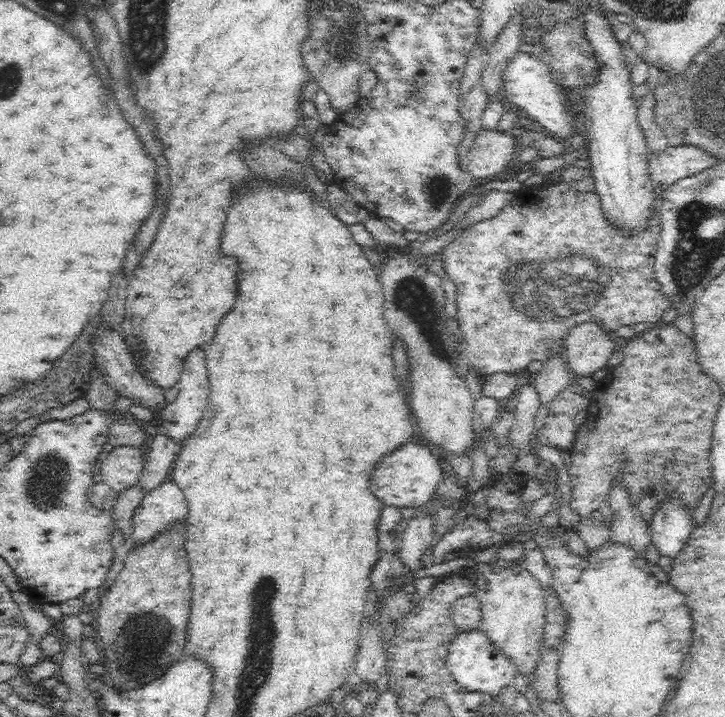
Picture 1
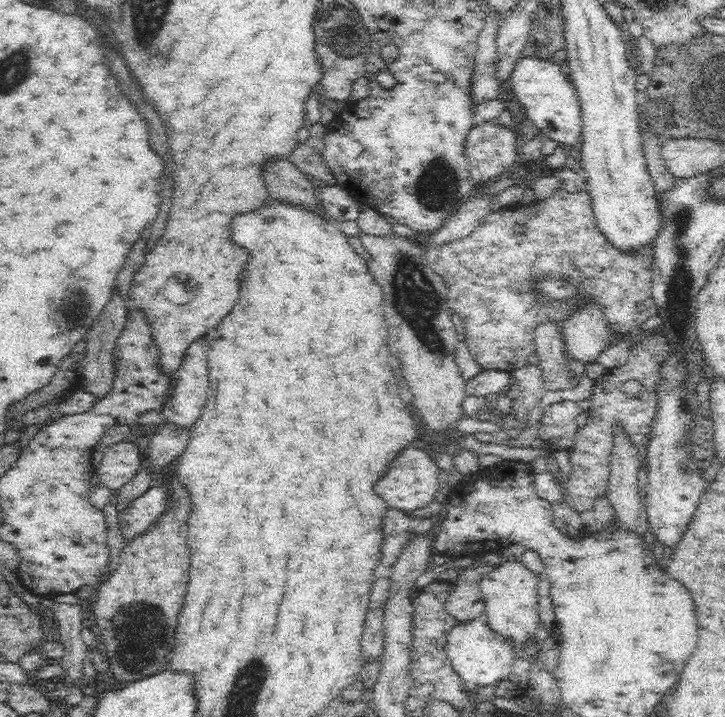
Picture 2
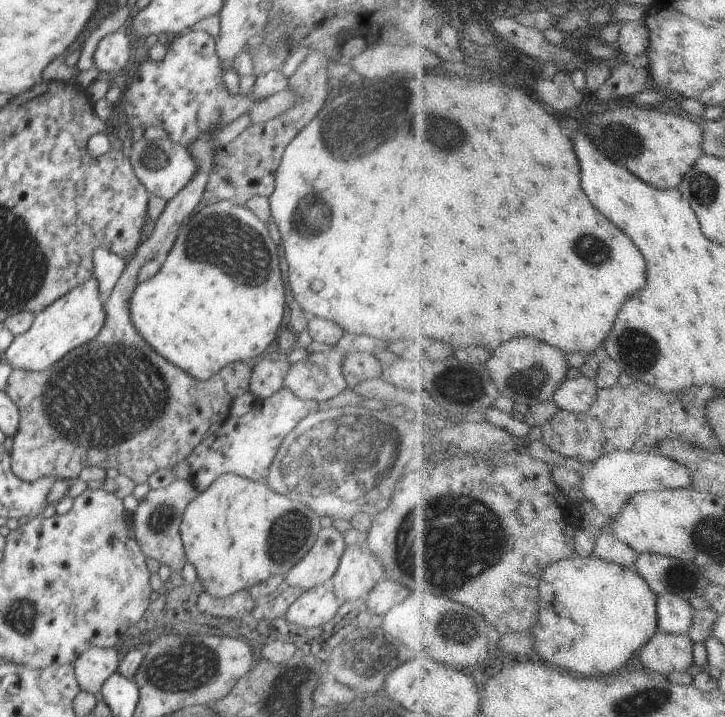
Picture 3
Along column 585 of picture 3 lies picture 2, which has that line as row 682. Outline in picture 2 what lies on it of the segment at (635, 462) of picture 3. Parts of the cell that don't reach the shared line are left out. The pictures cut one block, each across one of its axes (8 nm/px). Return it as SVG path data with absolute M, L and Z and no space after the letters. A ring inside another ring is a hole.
M481 615L454 623L447 632L445 651L464 682L492 685L513 672L514 660L518 656L516 646L510 636L495 631Z

